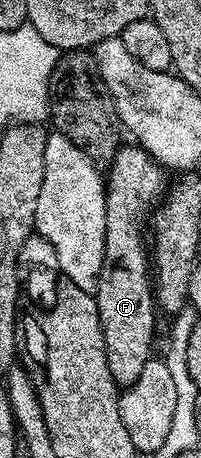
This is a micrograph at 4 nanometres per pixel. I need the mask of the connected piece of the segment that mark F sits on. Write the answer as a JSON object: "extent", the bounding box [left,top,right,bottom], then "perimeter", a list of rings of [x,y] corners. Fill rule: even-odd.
{"extent":[93,144,169,387],"perimeter":[[[130,144],[119,148],[105,173],[105,251],[99,286],[93,294],[103,328],[109,371],[119,387],[131,386],[137,375],[141,375],[141,367],[145,367],[145,363],[153,357],[151,340],[155,337],[157,304],[153,292],[149,249],[148,246],[147,249],[143,246],[139,220],[162,202],[169,188],[168,174],[163,166],[138,144]]]}

